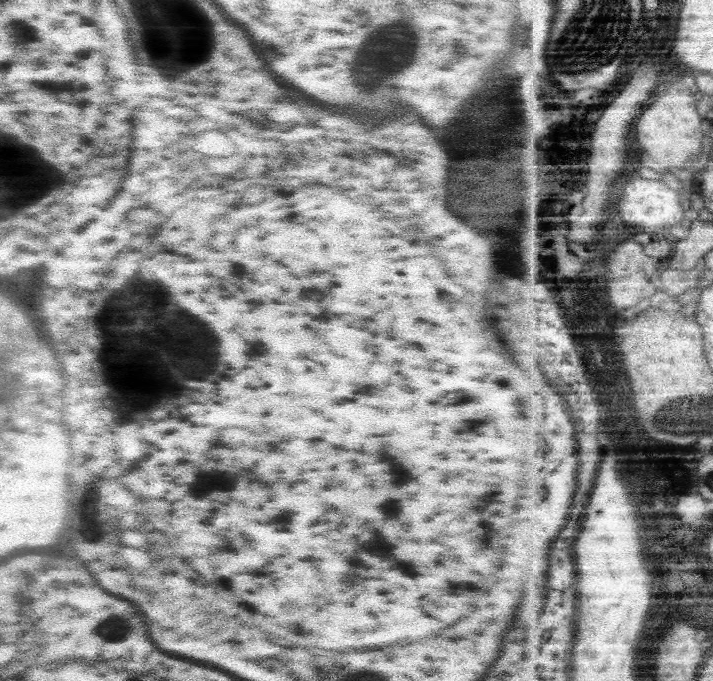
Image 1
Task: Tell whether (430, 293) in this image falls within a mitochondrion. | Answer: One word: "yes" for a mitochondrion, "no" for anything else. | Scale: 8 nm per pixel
no

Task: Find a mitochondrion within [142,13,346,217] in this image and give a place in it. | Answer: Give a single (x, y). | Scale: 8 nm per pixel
(177, 67)

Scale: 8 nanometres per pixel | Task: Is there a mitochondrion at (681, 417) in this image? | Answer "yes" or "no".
yes

